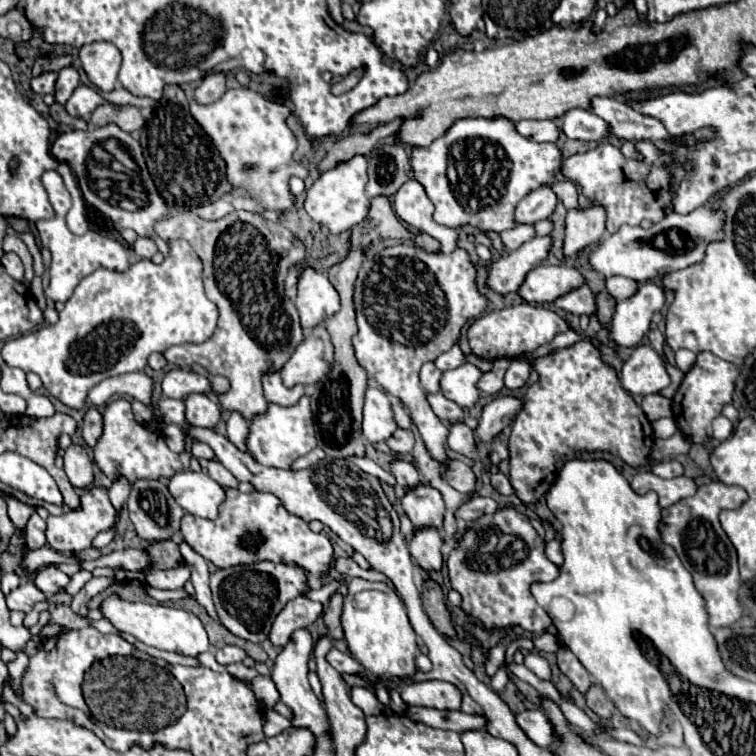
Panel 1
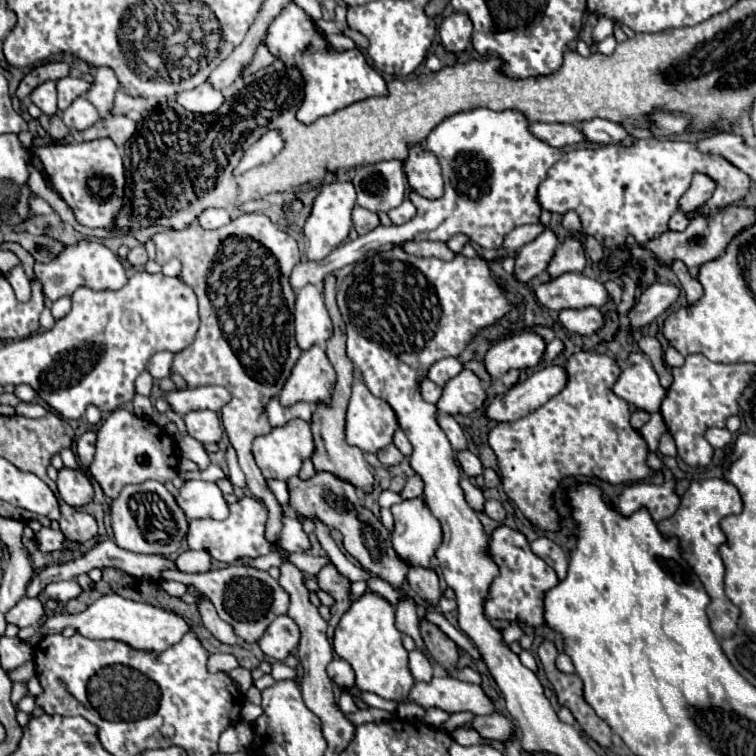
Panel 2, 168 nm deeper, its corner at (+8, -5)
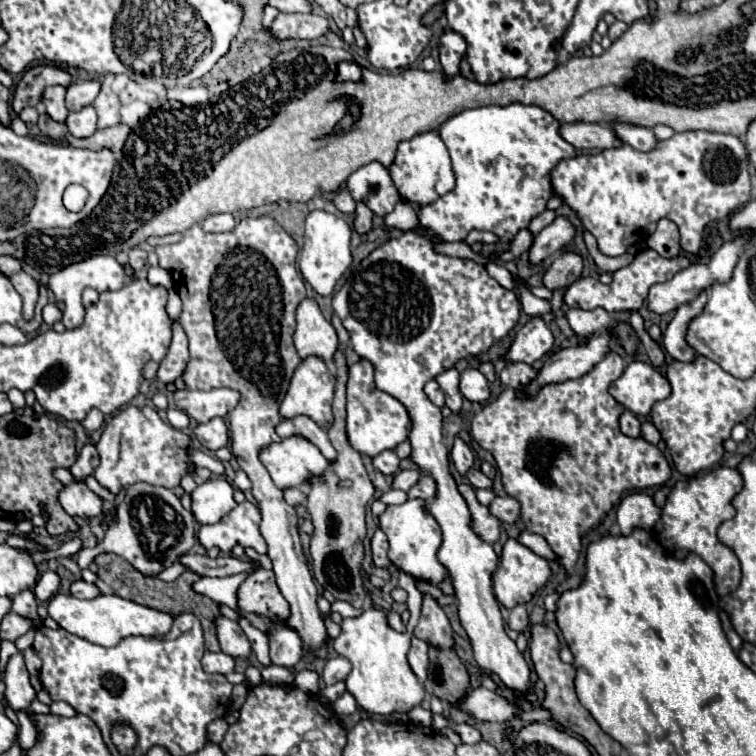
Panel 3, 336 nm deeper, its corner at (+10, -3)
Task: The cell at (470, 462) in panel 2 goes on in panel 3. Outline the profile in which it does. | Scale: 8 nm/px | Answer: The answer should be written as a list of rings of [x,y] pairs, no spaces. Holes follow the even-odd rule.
[[[470,468],[468,474],[466,474],[466,478],[468,478],[468,482],[470,482],[474,488],[492,488],[492,480],[486,478],[486,476],[484,476],[480,470],[476,470],[476,468]]]

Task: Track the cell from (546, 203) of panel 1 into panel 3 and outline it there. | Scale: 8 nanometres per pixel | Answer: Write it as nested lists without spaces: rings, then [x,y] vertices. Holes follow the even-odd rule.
[[[682,132],[670,140],[658,142],[650,152],[638,152],[630,146],[606,148],[600,154],[578,154],[560,160],[552,170],[552,190],[580,218],[584,228],[594,234],[598,248],[606,256],[622,256],[630,246],[646,240],[660,218],[668,218],[680,226],[680,246],[690,254],[698,254],[704,228],[720,218],[730,216],[750,200],[748,154],[742,142],[730,134],[716,132]]]

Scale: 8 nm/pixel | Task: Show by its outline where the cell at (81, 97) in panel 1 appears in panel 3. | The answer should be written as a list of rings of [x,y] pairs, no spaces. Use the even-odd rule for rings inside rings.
[[[84,106],[80,112],[70,112],[66,118],[66,126],[72,136],[92,136],[96,132],[96,110],[92,106]]]

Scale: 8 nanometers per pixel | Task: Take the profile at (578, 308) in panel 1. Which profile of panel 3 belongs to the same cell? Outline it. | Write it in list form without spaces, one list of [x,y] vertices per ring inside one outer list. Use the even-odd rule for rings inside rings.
[[[570,308],[566,314],[572,330],[578,336],[592,336],[598,330],[606,330],[610,326],[610,316],[604,308],[594,310],[582,310],[582,308]]]

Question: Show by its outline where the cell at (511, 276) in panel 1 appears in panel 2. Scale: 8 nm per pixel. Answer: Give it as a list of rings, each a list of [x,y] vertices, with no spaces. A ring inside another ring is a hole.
[[[546,228],[536,240],[522,246],[516,256],[516,278],[520,282],[528,282],[540,272],[544,272],[554,256],[556,244],[558,244],[556,234],[550,228]]]

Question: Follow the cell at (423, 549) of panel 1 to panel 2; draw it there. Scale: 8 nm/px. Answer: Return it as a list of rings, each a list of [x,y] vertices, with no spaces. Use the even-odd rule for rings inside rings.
[[[410,568],[408,572],[408,584],[410,588],[420,596],[424,598],[428,604],[436,606],[442,592],[440,592],[440,586],[438,586],[438,576],[434,570],[426,570],[426,568]]]

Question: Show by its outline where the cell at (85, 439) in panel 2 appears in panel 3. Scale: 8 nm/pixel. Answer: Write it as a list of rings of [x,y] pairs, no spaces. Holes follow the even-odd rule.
[[[86,444],[86,446],[80,450],[80,454],[78,454],[76,462],[72,464],[70,472],[72,472],[74,480],[84,480],[86,476],[90,476],[90,474],[94,472],[96,464],[98,464],[96,446],[94,446],[94,444]]]

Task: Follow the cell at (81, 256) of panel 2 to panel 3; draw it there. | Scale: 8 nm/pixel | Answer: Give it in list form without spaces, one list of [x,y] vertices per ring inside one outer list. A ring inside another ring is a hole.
[[[100,254],[100,256],[90,256],[86,260],[74,262],[70,266],[66,266],[60,272],[54,272],[48,276],[48,288],[54,292],[56,300],[66,304],[62,322],[66,328],[76,328],[78,324],[82,324],[84,320],[84,306],[82,306],[82,290],[92,286],[98,292],[106,292],[106,290],[118,290],[124,286],[124,268],[116,262],[114,256],[110,254]]]

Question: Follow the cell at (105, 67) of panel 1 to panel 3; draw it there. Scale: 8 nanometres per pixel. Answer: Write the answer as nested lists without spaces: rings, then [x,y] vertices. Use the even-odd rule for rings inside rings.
[[[108,80],[102,82],[102,88],[100,88],[100,94],[96,96],[96,100],[92,102],[92,106],[96,108],[96,114],[98,114],[98,128],[108,128],[108,126],[114,126],[114,124],[120,124],[120,100],[118,96],[112,92]]]

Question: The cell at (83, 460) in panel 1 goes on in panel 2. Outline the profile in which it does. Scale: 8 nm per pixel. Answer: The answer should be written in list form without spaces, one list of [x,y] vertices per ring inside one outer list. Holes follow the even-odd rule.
[[[70,468],[60,470],[56,484],[58,484],[60,498],[72,508],[82,508],[94,498],[94,488],[90,480],[78,470],[70,470]]]

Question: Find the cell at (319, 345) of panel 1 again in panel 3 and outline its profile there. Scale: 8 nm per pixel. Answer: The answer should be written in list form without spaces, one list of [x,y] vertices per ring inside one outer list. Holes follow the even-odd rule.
[[[304,358],[292,376],[284,402],[280,404],[280,416],[294,418],[304,414],[326,428],[332,416],[334,382],[334,374],[328,370],[322,358]]]

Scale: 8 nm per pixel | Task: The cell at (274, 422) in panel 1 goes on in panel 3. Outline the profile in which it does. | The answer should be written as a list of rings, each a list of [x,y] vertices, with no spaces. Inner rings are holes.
[[[290,436],[268,444],[260,450],[260,462],[278,488],[302,488],[328,466],[322,452],[304,436]]]

